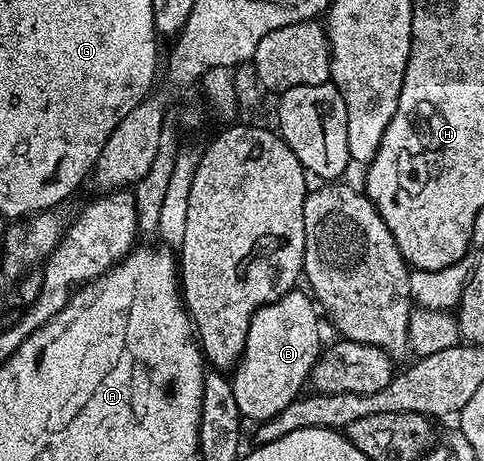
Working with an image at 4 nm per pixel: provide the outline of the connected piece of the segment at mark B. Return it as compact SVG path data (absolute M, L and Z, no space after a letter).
M302 289L291 290L277 301L261 307L251 318L243 354L230 379L240 415L244 419L252 418L252 423L258 424L277 416L281 408L300 397L308 385L311 369L319 359L320 311L312 295Z

